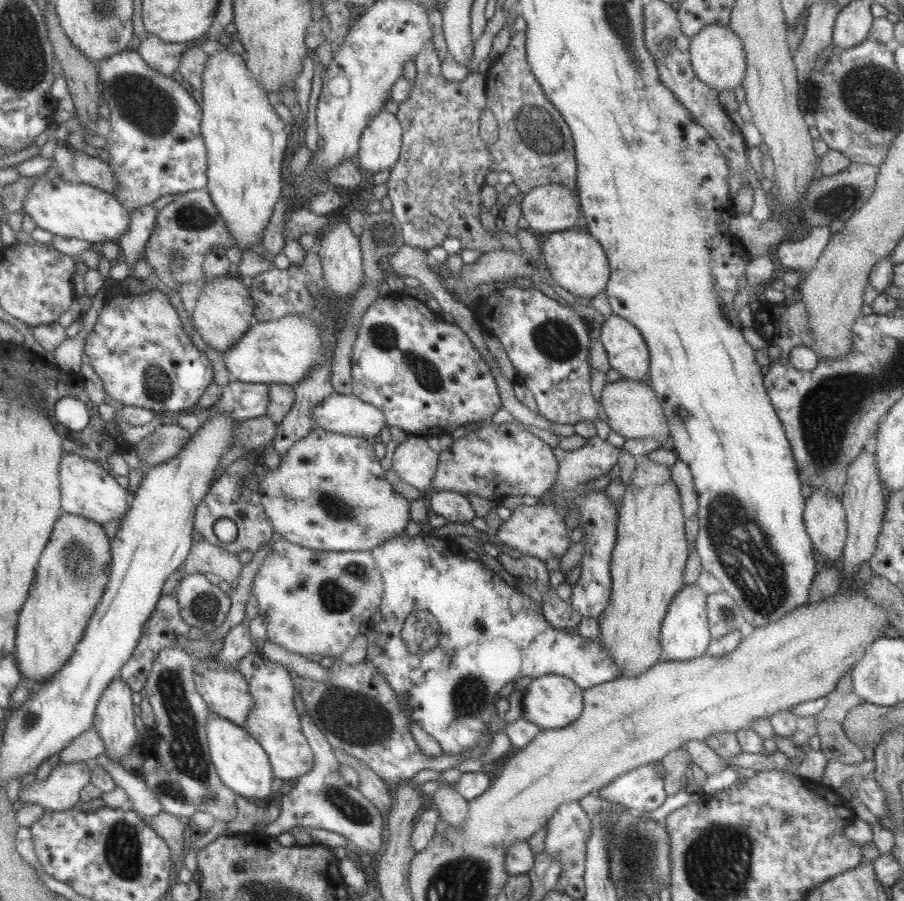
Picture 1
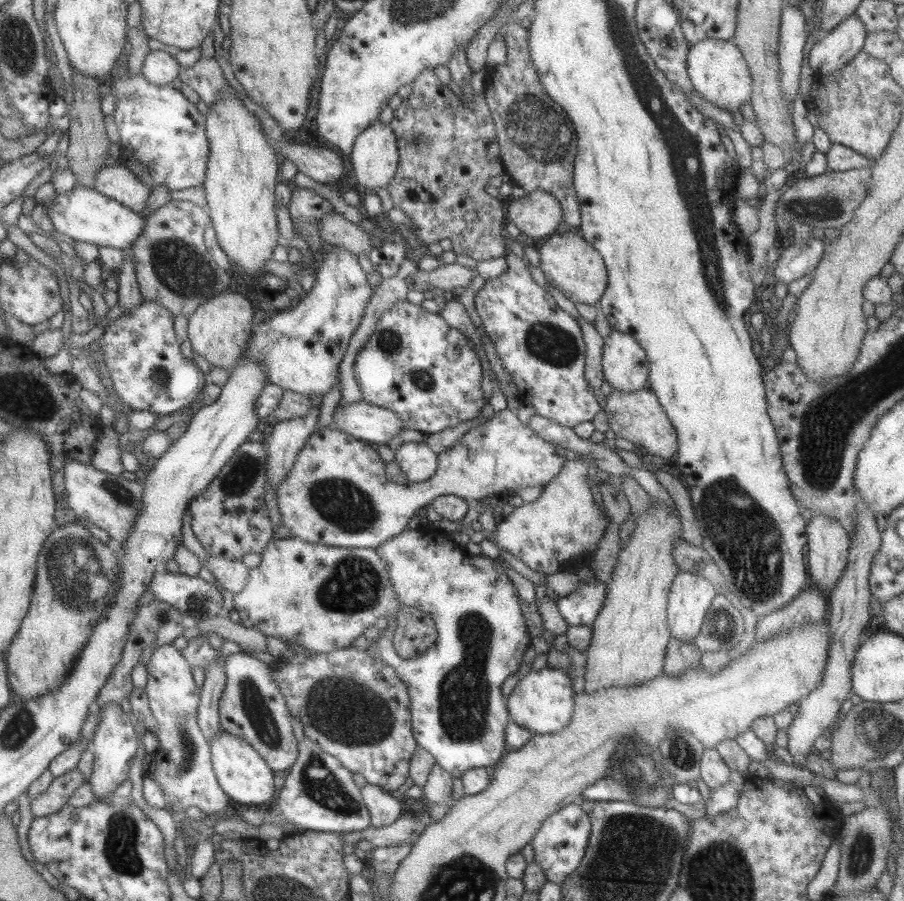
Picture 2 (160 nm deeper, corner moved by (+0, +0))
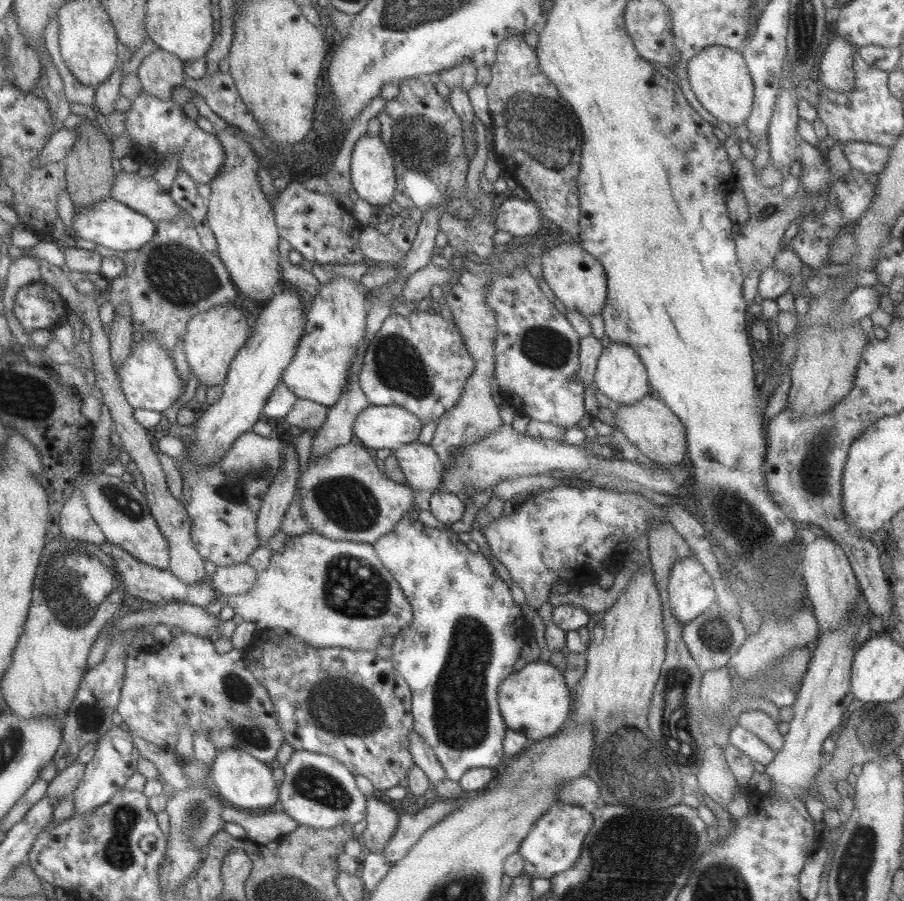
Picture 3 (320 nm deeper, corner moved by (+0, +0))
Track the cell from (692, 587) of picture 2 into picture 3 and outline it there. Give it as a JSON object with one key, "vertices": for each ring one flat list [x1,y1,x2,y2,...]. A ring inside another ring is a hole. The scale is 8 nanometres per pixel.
{"vertices":[[681,558,673,563,667,588,672,615,683,624,715,604,711,577,695,558]]}

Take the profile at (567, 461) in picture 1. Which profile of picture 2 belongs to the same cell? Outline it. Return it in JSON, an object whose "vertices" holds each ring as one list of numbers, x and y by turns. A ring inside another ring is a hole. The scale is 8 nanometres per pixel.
{"vertices":[[577,455,581,460,566,460,562,469,543,486,540,497,515,507,494,526,494,535,490,536,498,550,511,554,540,574,553,574,571,558,592,554,606,529,603,518,608,516,593,502,584,478,584,457]]}

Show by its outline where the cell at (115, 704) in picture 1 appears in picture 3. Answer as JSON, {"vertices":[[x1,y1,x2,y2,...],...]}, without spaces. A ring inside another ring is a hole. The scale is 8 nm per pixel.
{"vertices":[[112,725,105,734,96,740,95,755,91,761,84,766,82,780,77,784,77,788,68,796,73,805,73,817,84,817,91,813,94,808,105,804,109,798,123,789,125,782,131,774,136,772,139,753,131,742,129,731,123,731,119,727]]}

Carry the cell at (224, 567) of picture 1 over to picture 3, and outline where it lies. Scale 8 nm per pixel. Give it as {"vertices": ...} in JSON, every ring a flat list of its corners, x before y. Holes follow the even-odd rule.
{"vertices":[[241,562,227,566,217,566,208,578,211,587,219,594,227,596,245,594,253,588,258,571,250,564]]}

